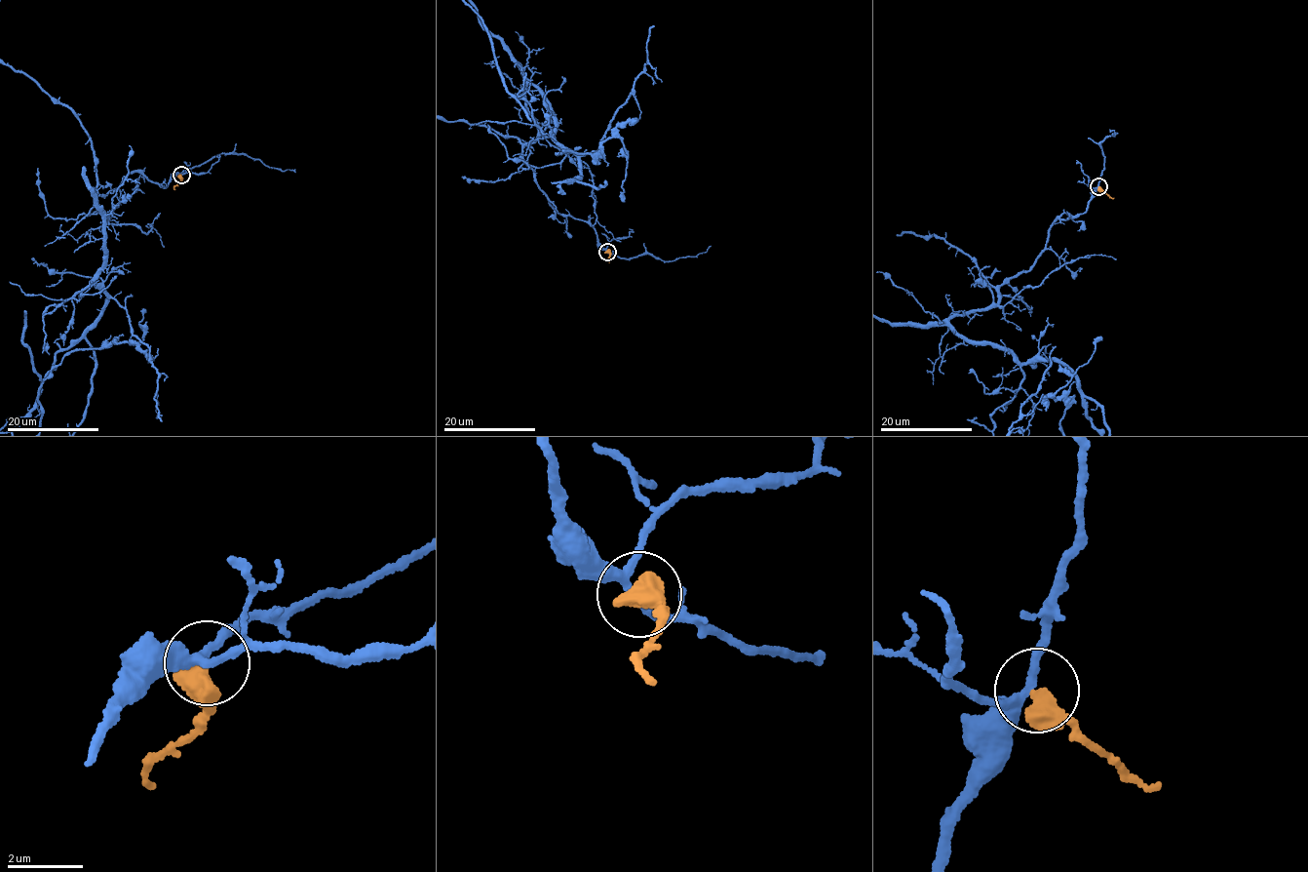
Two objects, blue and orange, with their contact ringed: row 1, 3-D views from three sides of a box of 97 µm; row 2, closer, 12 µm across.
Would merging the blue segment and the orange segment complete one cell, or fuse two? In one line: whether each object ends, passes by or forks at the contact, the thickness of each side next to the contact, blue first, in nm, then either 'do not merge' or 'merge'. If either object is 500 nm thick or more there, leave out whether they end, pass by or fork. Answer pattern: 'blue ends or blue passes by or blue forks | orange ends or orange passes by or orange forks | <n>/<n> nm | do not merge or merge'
190/600 nm | do not merge

